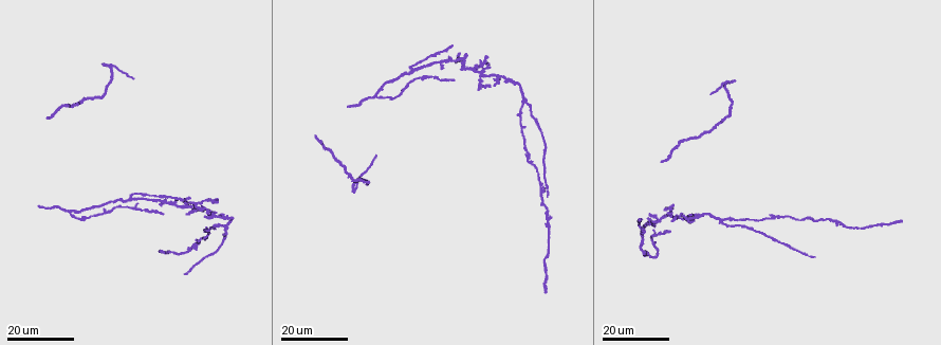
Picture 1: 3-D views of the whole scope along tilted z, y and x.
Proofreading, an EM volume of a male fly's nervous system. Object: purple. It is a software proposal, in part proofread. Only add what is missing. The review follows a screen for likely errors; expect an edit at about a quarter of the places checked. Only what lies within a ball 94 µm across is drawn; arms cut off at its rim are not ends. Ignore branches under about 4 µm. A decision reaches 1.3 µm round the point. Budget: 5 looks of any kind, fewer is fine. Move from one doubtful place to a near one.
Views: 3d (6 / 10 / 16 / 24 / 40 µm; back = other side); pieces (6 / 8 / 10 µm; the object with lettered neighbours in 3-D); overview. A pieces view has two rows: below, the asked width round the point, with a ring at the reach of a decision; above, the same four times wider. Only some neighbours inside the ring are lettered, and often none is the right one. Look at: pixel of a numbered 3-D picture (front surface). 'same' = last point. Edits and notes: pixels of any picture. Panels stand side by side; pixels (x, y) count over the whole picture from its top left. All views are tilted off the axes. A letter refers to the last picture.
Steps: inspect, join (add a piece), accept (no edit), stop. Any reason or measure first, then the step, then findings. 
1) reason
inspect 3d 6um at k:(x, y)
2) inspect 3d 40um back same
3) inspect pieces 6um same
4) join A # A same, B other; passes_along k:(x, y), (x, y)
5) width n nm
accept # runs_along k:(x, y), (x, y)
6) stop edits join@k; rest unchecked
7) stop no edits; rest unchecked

free end
inspect 3d 16um at 1:(814, 255)

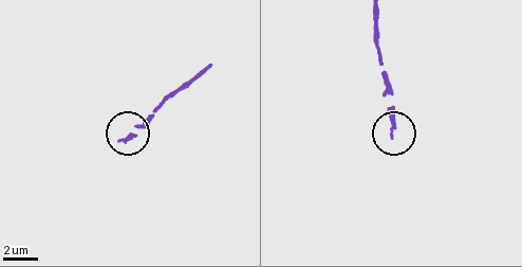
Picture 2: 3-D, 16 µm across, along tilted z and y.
see the neighbours
inspect pieces 6um at 2:(116, 141)

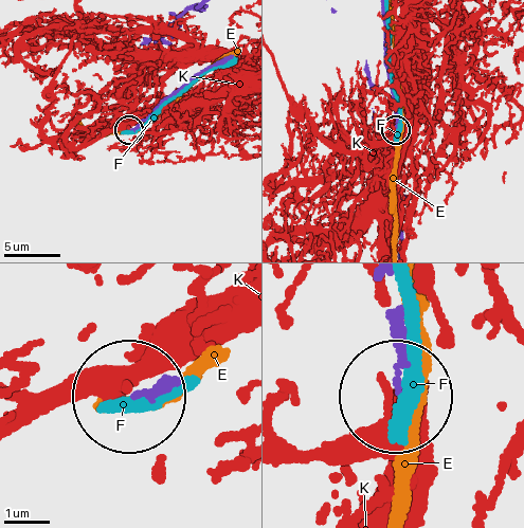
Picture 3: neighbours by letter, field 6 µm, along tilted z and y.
accept # E other, F other, K other; runs_along 3:(228, 56), (197, 73), (129, 129); no lettered piece goes on from it

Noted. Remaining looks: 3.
inspect 3d 24um at 1:(655, 226)

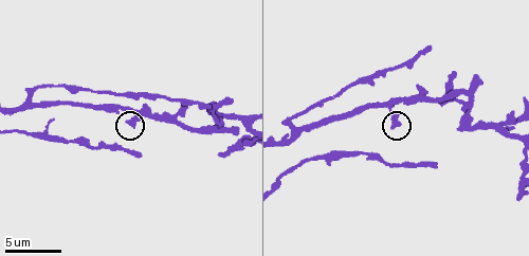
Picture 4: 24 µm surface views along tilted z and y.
closer look
inspect 3d 6um at 4:(133, 127)

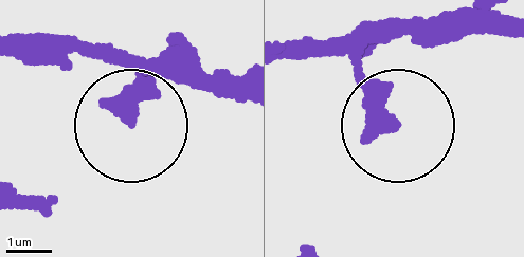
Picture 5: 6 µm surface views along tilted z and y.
inspect pieces 8um at 5:(127, 119)

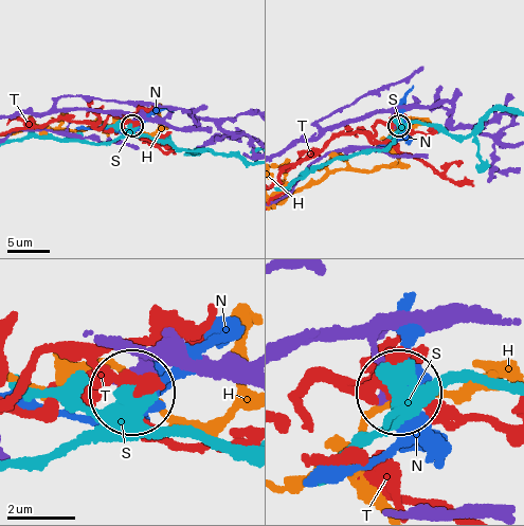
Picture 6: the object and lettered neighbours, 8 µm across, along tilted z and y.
width 330 nm
accept # H other, N other, S other, T other; none of them fits

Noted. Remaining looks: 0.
stop no edits; rest unchecked

